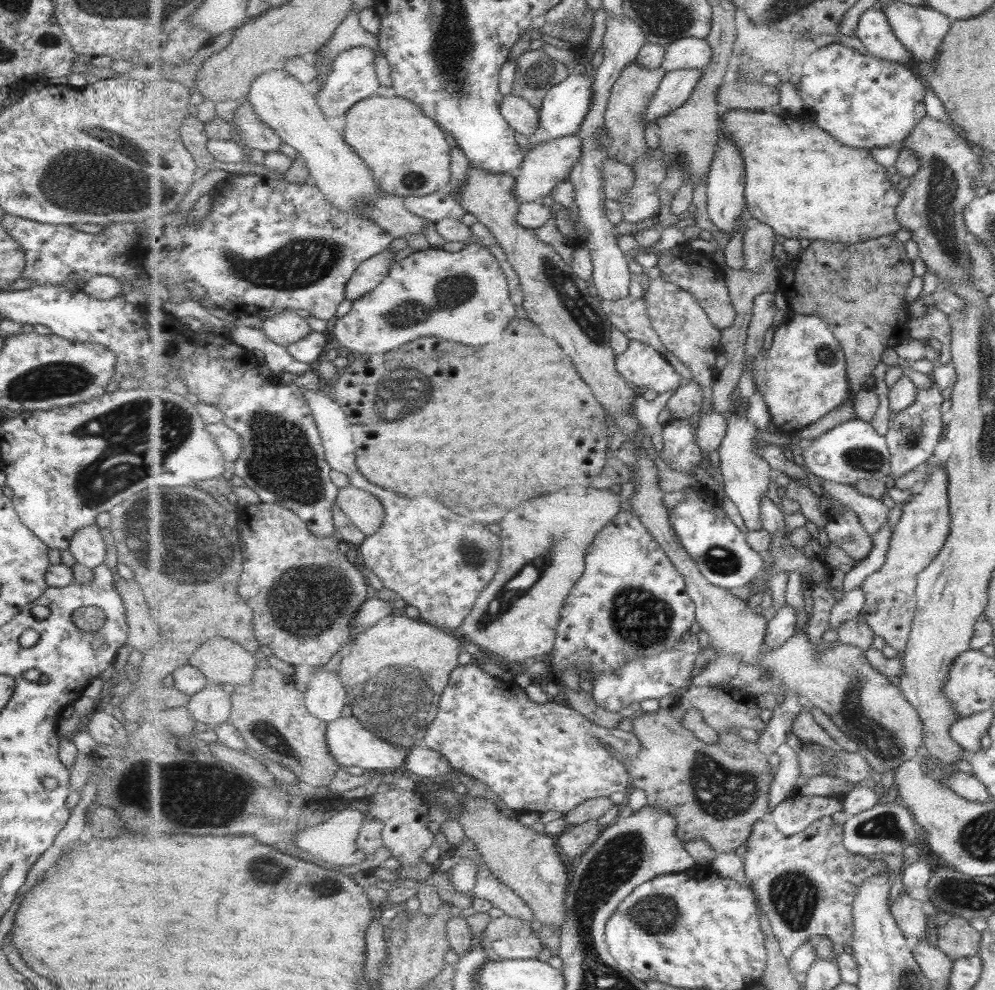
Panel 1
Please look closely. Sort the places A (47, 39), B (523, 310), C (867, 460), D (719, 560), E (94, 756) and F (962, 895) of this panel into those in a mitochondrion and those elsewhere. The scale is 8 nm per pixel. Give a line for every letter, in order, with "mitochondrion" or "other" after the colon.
A: mitochondrion
B: other
C: mitochondrion
D: mitochondrion
E: other
F: mitochondrion

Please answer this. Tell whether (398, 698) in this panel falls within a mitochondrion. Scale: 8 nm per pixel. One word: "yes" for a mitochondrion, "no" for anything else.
yes

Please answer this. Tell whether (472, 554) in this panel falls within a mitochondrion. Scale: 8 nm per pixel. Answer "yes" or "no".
yes

